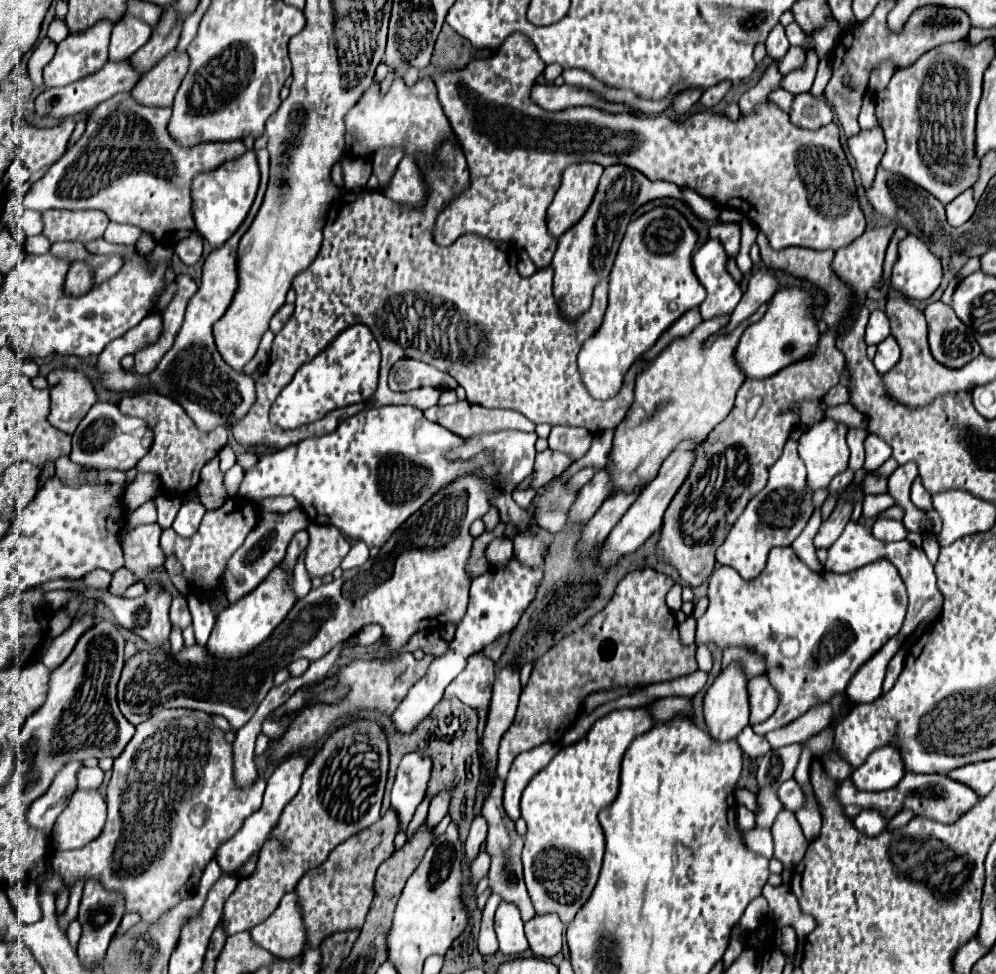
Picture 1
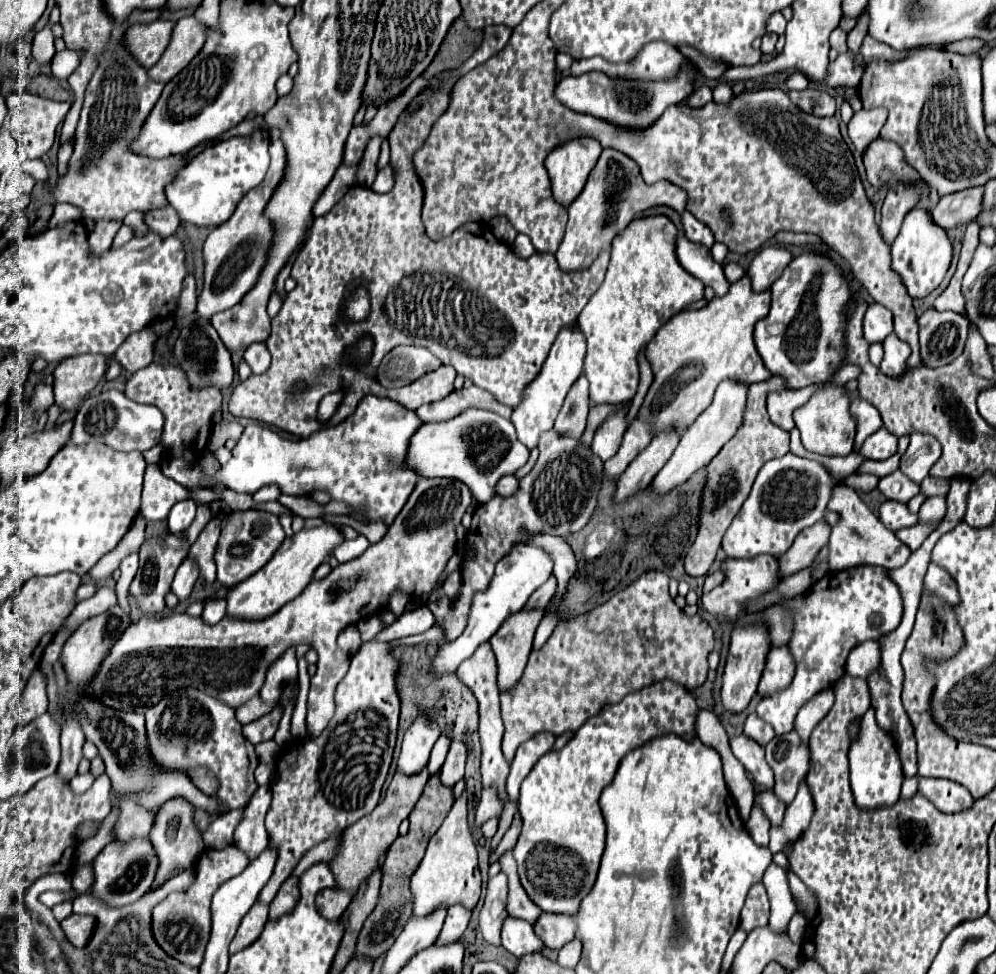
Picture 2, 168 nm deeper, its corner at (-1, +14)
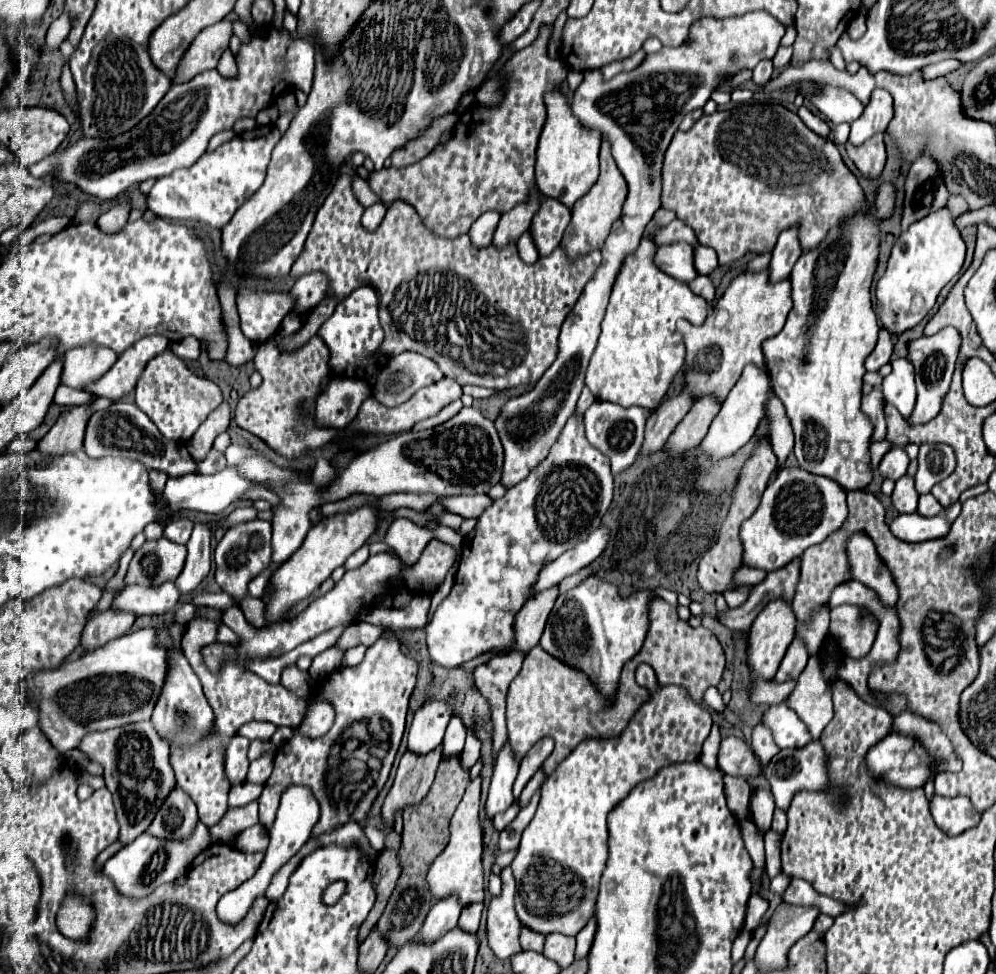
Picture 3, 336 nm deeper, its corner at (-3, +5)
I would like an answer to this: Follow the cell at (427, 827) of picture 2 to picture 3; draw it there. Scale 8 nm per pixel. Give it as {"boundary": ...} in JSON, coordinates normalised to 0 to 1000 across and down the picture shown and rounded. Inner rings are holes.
{"boundary":[[[461,774],[445,778],[431,815],[421,825],[407,828],[405,832],[405,856],[403,856],[405,867],[401,871],[401,883],[405,887],[405,895],[383,945],[379,947],[379,953],[387,959],[393,971],[405,971],[407,967],[417,963],[427,947],[427,940],[435,928],[435,920],[427,899],[433,885],[447,873],[451,864],[451,842],[459,825],[463,823],[469,805],[471,805],[471,791],[465,791],[465,786],[461,786]]]}

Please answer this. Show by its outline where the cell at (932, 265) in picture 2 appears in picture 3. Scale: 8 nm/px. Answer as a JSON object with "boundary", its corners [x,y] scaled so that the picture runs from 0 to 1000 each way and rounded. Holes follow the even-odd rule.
{"boundary":[[[951,214],[935,218],[927,226],[921,226],[907,238],[895,259],[891,277],[881,290],[879,308],[883,316],[883,333],[899,349],[909,339],[921,335],[931,320],[939,314],[945,296],[963,281],[969,267],[969,248],[963,234],[959,232],[959,222]]]}

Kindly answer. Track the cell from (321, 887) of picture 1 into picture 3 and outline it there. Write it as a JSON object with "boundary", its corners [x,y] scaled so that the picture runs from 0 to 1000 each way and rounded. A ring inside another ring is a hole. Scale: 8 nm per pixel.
{"boundary":[[[439,766],[427,776],[415,774],[411,770],[405,774],[397,795],[397,803],[385,823],[385,840],[391,848],[395,846],[399,830],[405,830],[407,825],[419,825],[427,819],[435,805],[437,791],[443,782],[443,770],[445,768]]]}

